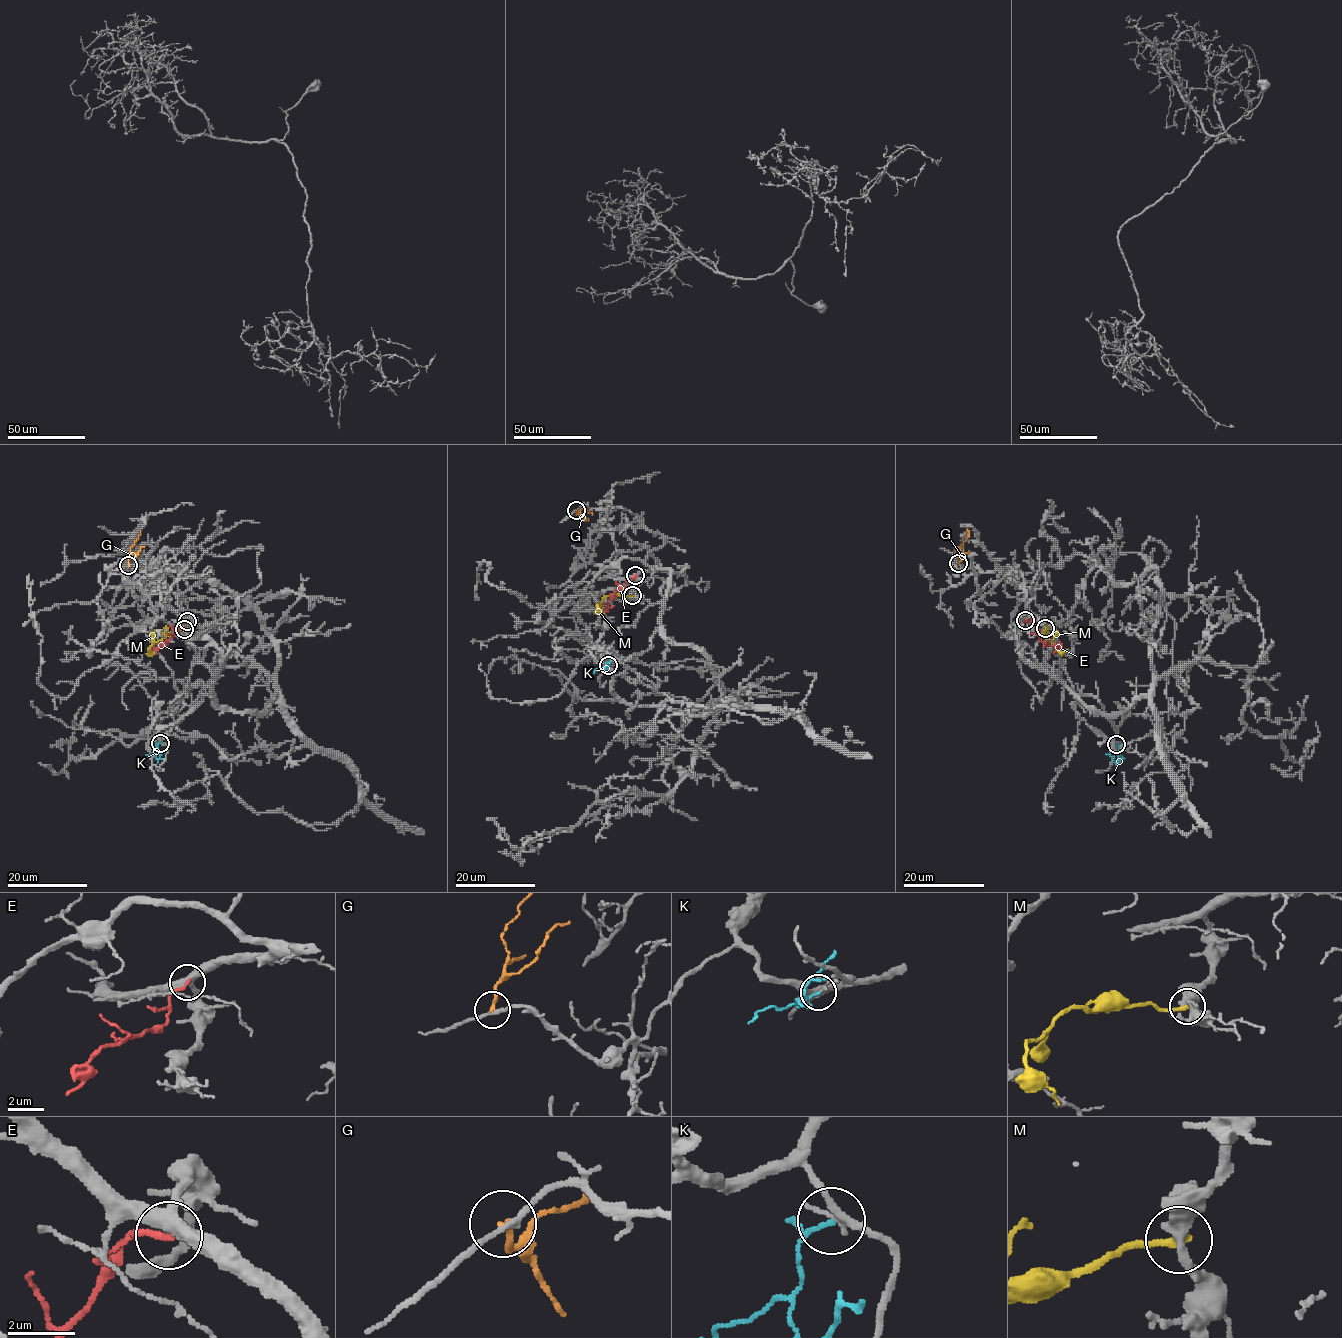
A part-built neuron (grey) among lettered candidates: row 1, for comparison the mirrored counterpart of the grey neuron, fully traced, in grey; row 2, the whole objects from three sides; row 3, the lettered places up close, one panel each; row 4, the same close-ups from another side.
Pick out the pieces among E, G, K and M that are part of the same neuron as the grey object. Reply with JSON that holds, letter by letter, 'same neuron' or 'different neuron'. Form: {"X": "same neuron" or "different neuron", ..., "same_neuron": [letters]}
{"E": "different neuron", "G": "different neuron", "K": "different neuron", "M": "different neuron", "same_neuron": []}

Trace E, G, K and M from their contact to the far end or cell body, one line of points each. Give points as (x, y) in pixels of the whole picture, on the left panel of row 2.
E: (187, 620), (181, 622), (167, 641), (150, 649)
G: (127, 565), (130, 547), (139, 531)
K: (160, 742), (156, 746), (157, 761), (164, 752)
M: (184, 629), (166, 633), (149, 647), (150, 651), (156, 649)

